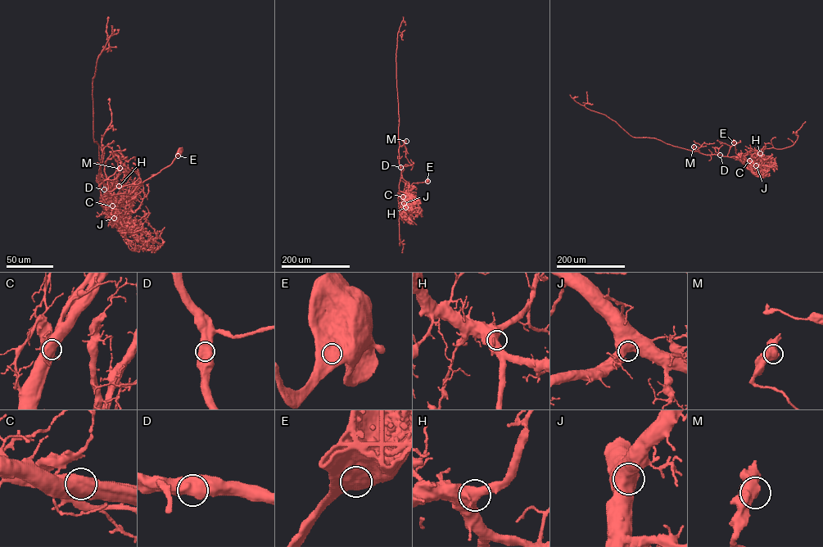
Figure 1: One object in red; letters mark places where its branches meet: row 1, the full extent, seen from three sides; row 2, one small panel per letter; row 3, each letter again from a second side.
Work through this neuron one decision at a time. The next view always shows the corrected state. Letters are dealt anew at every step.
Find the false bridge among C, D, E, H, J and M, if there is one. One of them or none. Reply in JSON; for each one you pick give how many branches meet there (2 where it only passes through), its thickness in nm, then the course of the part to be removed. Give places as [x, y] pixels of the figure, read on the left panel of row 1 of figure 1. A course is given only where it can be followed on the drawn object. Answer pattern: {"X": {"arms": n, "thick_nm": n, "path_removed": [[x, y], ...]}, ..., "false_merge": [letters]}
{"false_merge": []}

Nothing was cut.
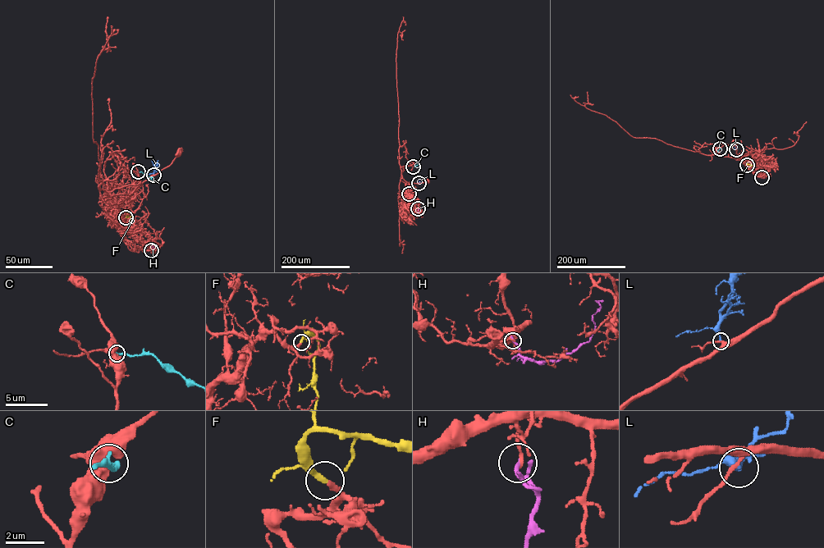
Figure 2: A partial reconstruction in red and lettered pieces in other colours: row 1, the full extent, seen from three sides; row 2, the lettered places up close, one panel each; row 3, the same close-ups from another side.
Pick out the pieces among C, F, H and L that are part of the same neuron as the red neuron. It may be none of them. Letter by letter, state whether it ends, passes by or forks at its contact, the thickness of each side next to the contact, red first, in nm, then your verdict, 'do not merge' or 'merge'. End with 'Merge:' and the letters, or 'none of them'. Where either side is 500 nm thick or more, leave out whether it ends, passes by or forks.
C: 600/220 nm | do not merge
F: it ends | 280/280 nm | merge
H: it ends | 170/260 nm | do not merge
L: it ends | 170/200 nm | do not merge
Merge: F

